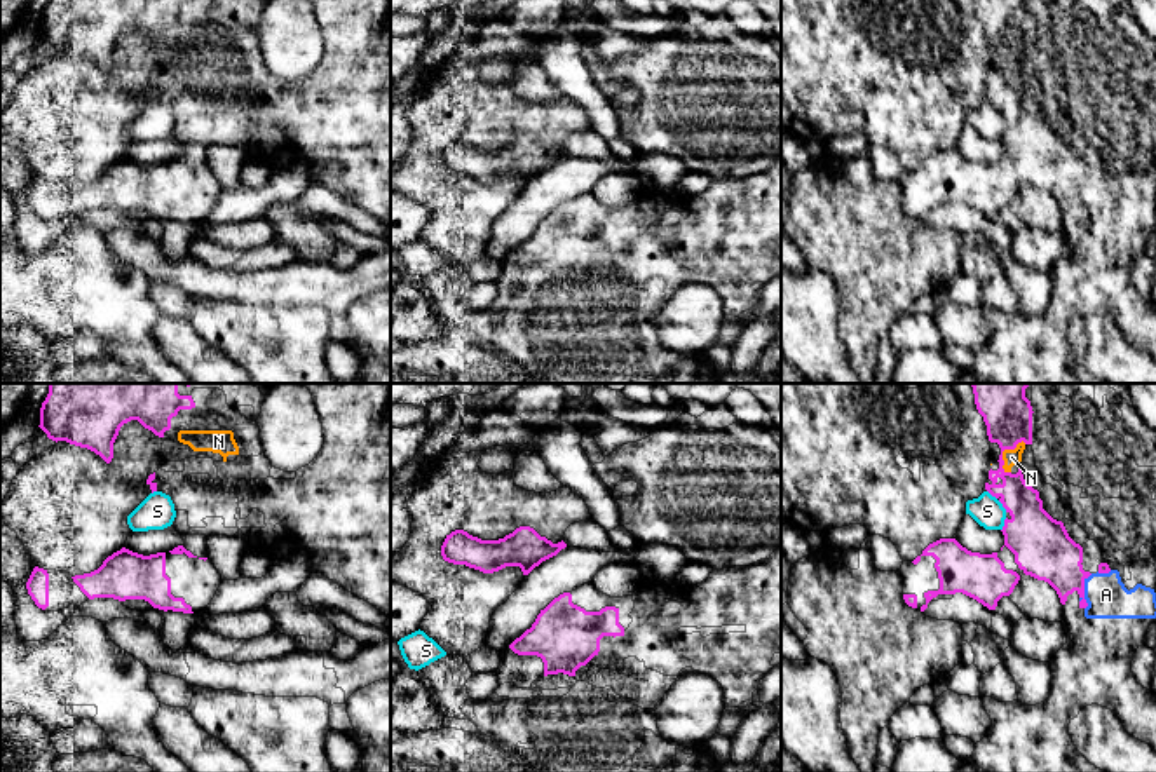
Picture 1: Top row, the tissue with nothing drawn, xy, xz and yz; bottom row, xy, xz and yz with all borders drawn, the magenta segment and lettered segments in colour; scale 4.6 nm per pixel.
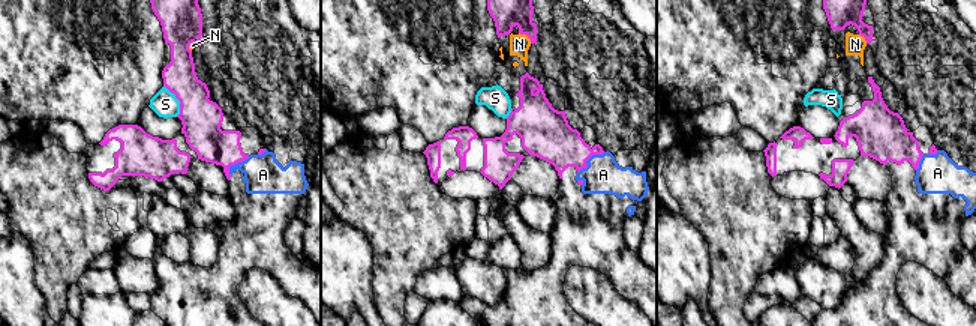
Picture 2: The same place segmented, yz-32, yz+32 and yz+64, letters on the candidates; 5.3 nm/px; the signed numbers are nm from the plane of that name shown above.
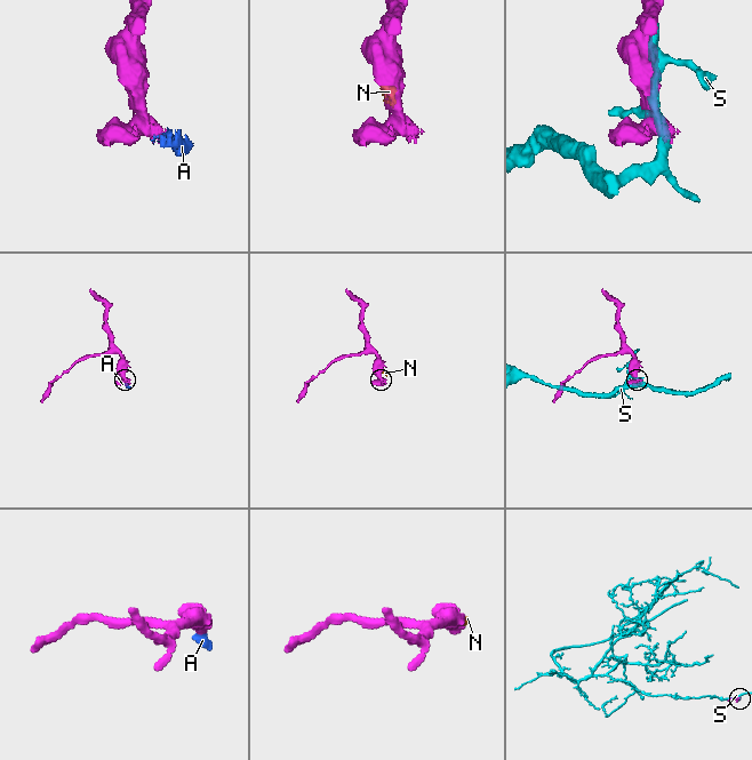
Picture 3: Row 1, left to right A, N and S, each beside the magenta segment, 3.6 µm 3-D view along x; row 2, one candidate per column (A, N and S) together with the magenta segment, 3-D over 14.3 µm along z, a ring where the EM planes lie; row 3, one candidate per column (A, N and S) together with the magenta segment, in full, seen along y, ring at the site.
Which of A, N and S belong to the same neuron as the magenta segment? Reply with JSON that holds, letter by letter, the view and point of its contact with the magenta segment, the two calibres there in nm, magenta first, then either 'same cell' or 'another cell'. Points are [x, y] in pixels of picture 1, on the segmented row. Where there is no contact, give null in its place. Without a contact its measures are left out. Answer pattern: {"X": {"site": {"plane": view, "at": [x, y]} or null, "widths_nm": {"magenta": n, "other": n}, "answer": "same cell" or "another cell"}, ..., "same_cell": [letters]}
{"A": {"site": {"plane": "yz", "at": [1083, 591]}, "widths_nm": {"magenta": 260, "other": 190}, "answer": "same cell"}, "N": {"site": {"plane": "yz", "at": [1003, 450]}, "widths_nm": {"magenta": 240, "other": 80}, "answer": "same cell"}, "S": {"site": {"plane": "yz", "at": [999, 501]}, "widths_nm": {"magenta": 240, "other": 150}, "answer": "another cell"}, "same_cell": ["A", "N"]}

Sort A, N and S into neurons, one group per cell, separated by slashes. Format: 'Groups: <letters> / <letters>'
Groups: A N / S

